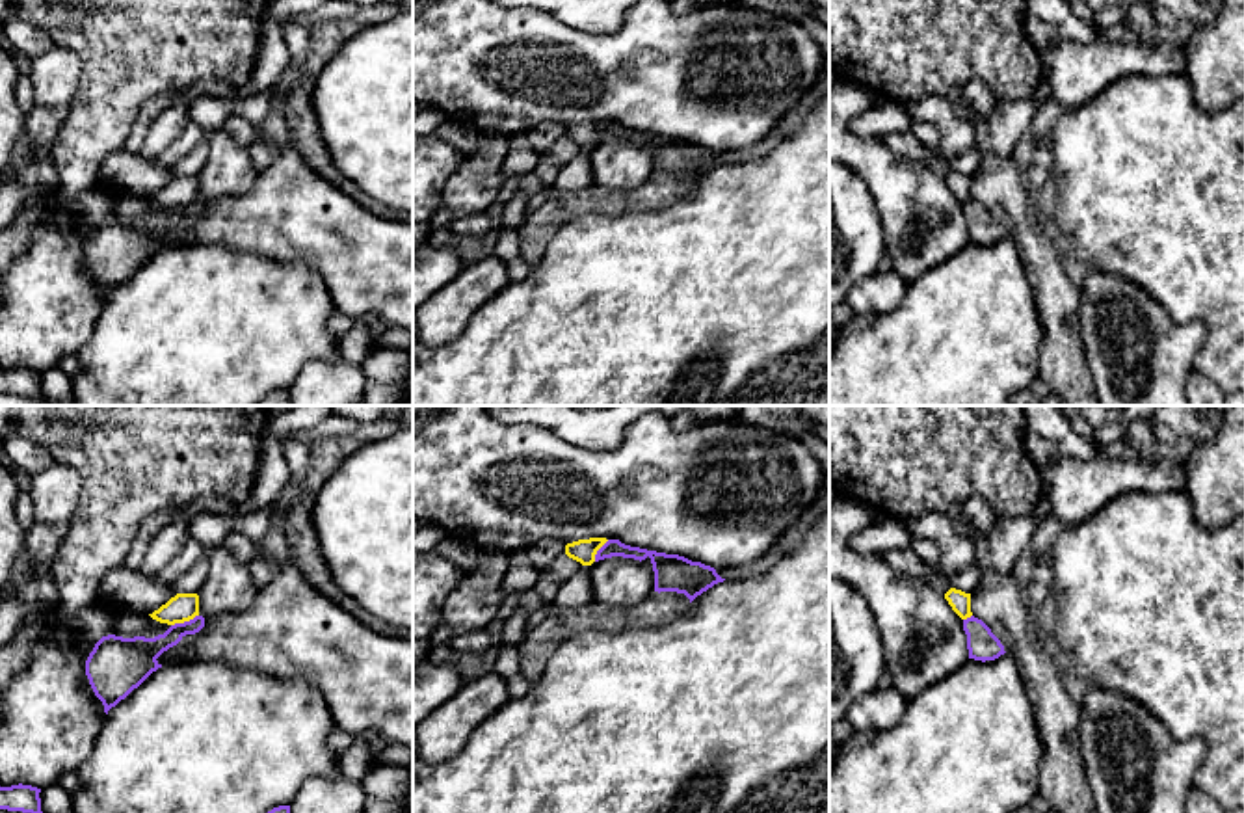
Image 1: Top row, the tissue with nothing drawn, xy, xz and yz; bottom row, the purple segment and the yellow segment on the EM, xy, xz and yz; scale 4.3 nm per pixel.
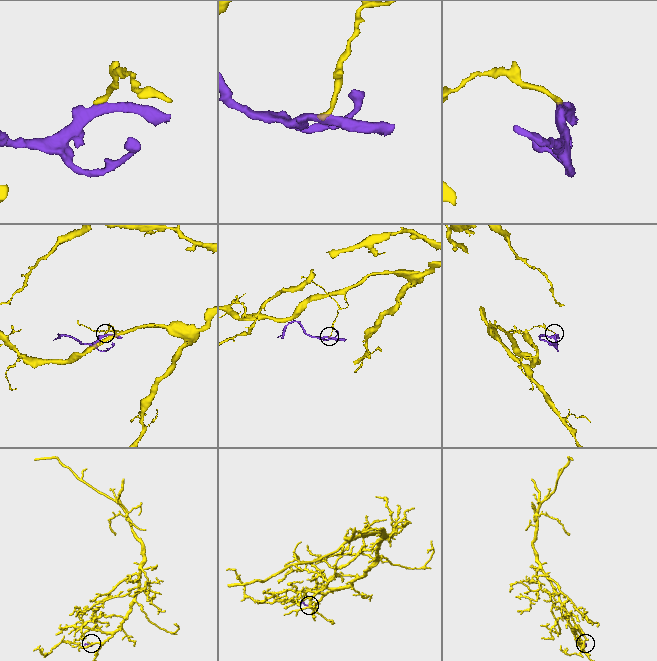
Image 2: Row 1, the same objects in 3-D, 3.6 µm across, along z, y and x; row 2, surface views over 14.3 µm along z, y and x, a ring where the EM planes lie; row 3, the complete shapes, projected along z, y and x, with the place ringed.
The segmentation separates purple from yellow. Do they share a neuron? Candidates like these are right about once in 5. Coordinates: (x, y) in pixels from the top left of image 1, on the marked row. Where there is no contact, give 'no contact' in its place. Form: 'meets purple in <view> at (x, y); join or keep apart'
meets purple in xy at (185, 622); keep apart

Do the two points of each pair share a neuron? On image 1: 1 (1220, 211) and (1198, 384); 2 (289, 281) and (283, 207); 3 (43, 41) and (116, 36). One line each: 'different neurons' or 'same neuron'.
1: different neurons
2: different neurons
3: different neurons

